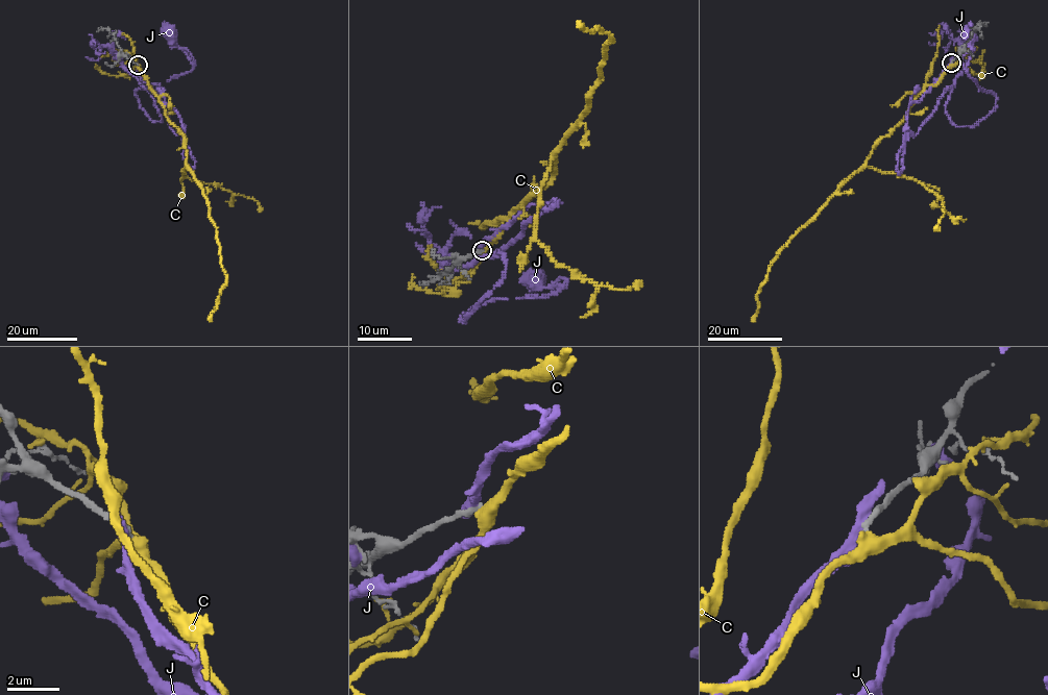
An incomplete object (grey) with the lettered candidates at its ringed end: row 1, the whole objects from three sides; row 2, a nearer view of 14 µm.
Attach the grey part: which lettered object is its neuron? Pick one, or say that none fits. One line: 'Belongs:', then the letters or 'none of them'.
Belongs: none of them

